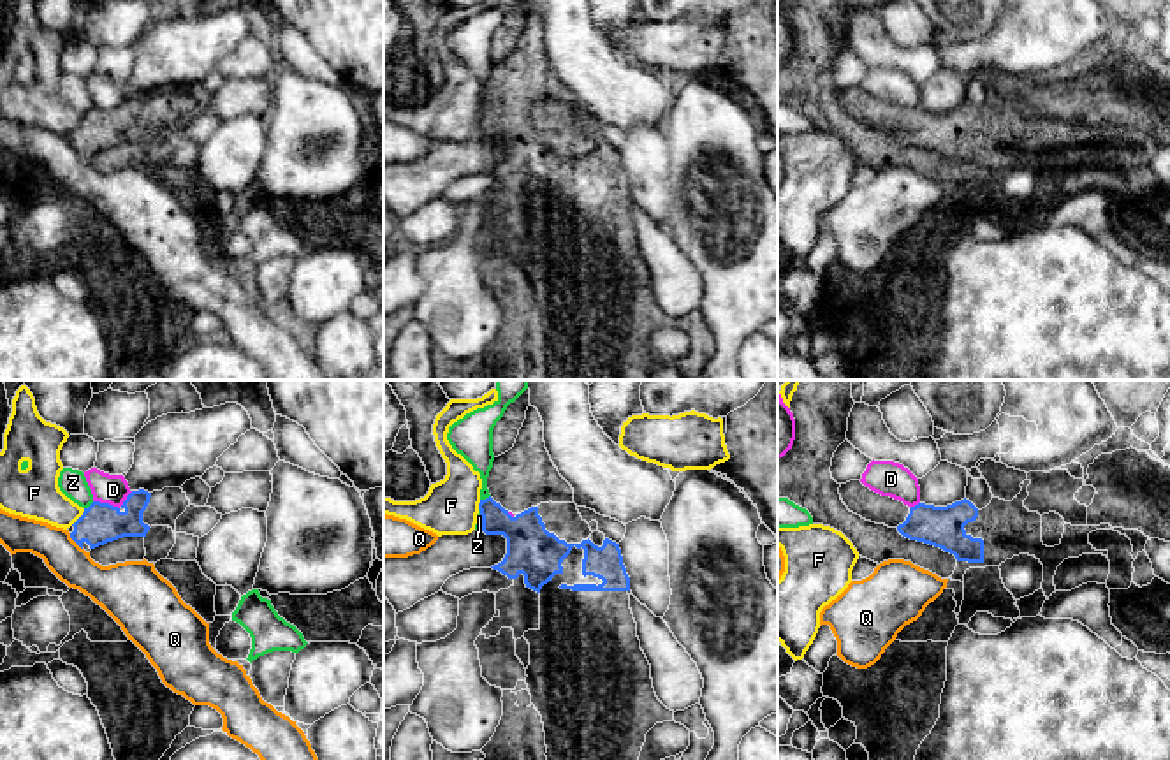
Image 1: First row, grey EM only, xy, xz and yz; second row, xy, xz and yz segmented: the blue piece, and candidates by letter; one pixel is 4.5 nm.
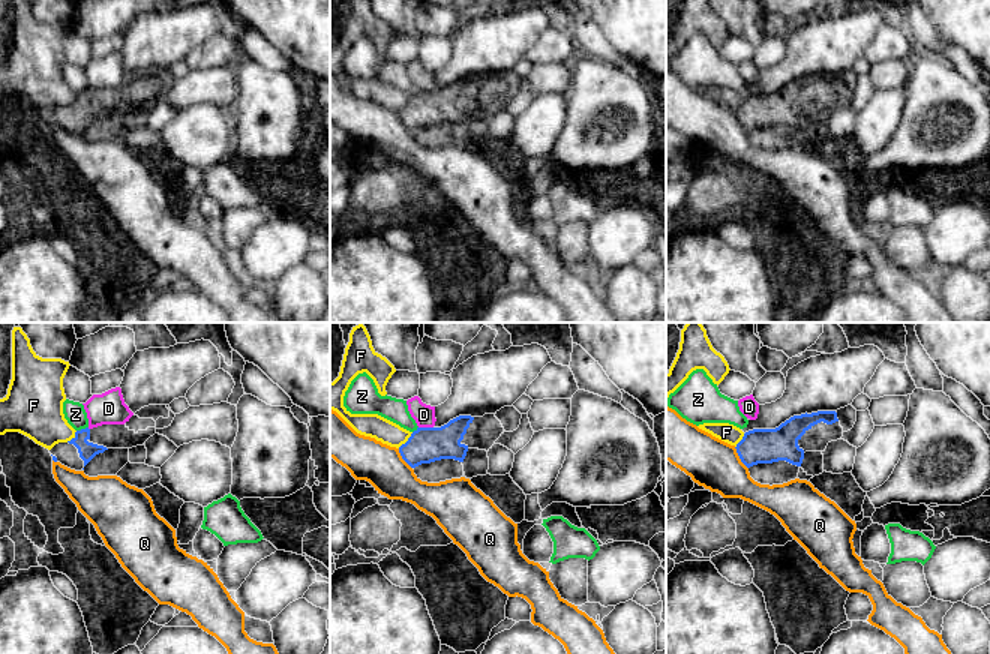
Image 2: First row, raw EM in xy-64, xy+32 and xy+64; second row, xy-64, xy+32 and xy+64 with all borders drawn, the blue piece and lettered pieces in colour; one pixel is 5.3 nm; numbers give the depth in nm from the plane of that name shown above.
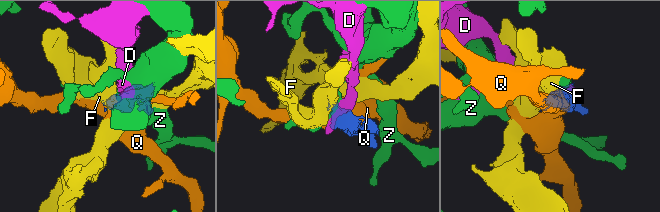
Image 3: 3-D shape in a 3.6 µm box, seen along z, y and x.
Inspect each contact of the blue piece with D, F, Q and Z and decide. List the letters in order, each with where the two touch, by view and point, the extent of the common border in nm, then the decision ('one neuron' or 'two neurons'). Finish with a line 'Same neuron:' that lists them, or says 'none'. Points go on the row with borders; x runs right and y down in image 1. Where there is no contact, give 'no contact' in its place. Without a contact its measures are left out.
D: meets blue in xy at (113, 507); contact 190 nm long; two neurons
F: meets blue in xy at (80, 518); contact 100 nm long; two neurons
Q: meets blue in xy at (74, 540); contact 100 nm long; two neurons
Z: meets blue in xz at (486, 498); contact 50 nm long; two neurons
Same neuron: none

